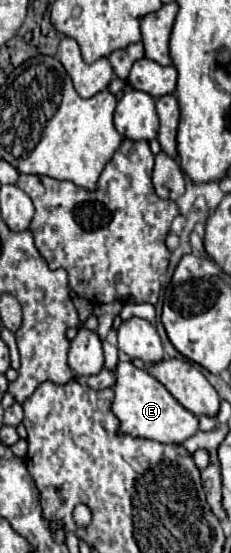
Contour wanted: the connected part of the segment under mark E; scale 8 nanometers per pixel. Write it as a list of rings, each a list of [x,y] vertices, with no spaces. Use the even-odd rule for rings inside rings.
[[[128,359],[120,361],[116,367],[118,383],[114,387],[114,403],[112,413],[120,419],[122,431],[140,437],[140,439],[152,439],[158,443],[184,443],[198,431],[198,417],[184,409],[170,393],[168,389],[154,379],[148,371],[134,367]]]

